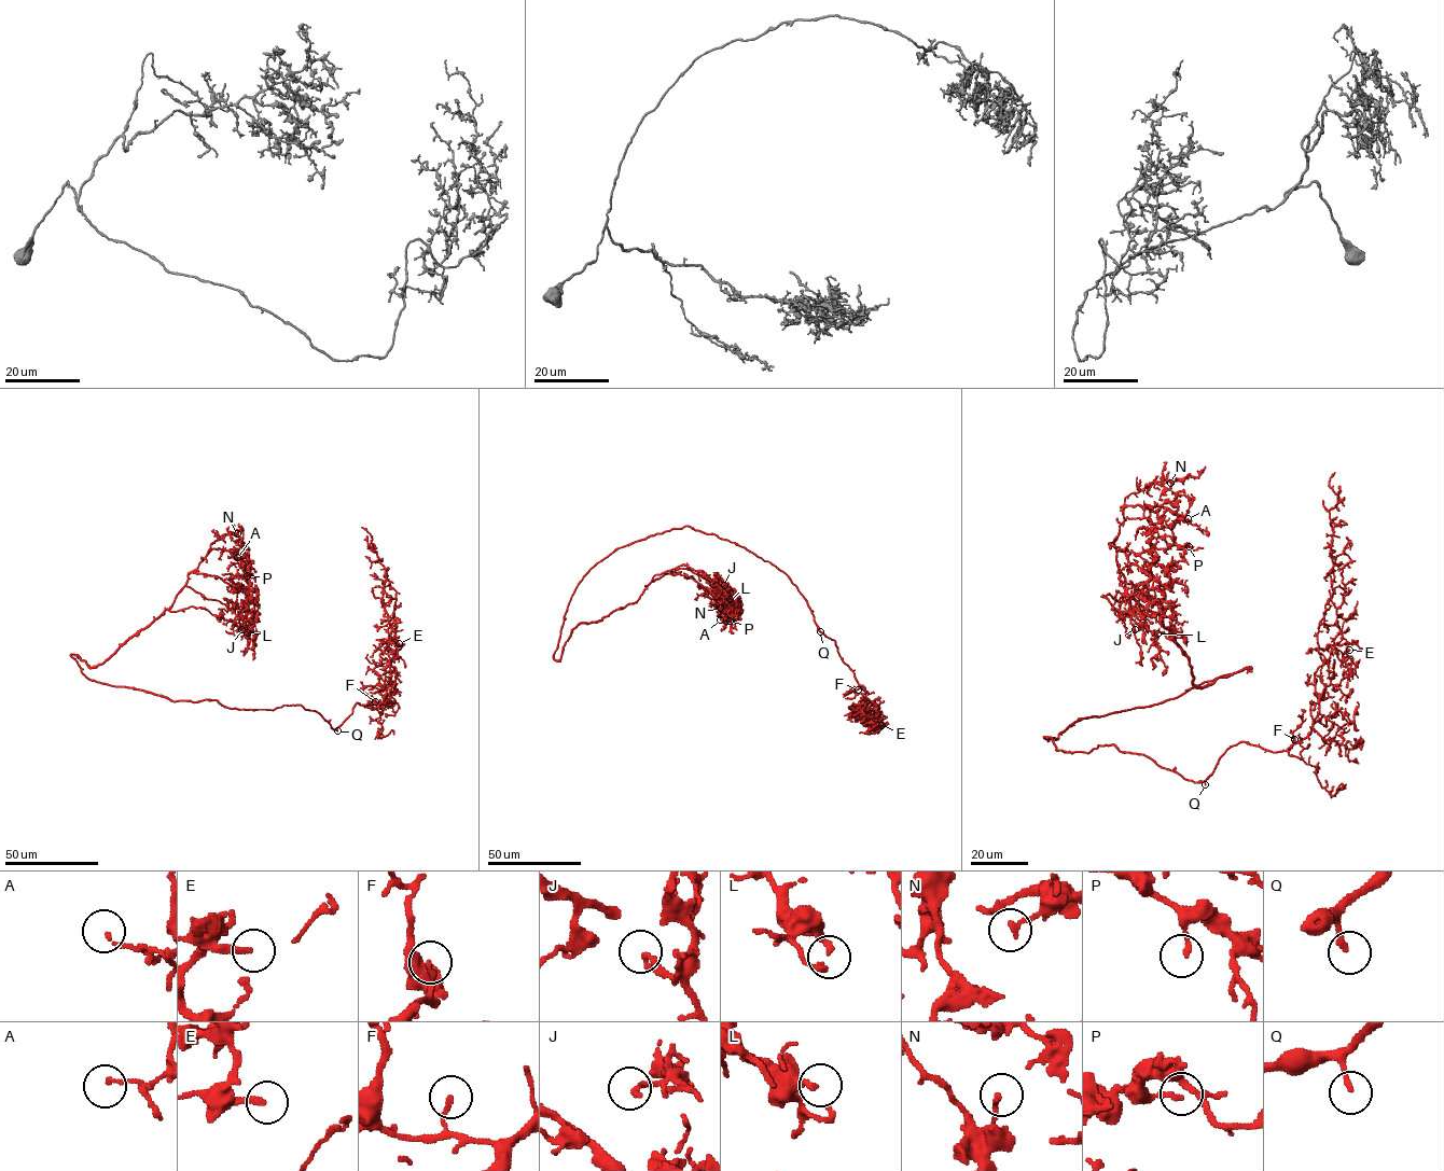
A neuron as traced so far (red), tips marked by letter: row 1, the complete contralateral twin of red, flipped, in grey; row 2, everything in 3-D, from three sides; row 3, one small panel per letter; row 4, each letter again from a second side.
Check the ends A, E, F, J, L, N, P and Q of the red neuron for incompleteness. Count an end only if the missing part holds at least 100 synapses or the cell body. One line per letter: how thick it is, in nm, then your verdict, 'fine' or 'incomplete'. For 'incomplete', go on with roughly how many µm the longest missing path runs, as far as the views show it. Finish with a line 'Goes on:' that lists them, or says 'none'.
A: 120 nm | fine
E: 190 nm | fine
F: 150 nm | fine
J: 190 nm | fine
L: 220 nm | fine
N: 180 nm | fine
P: 160 nm | fine
Q: 180 nm | incomplete | 80 µm
Goes on: Q

